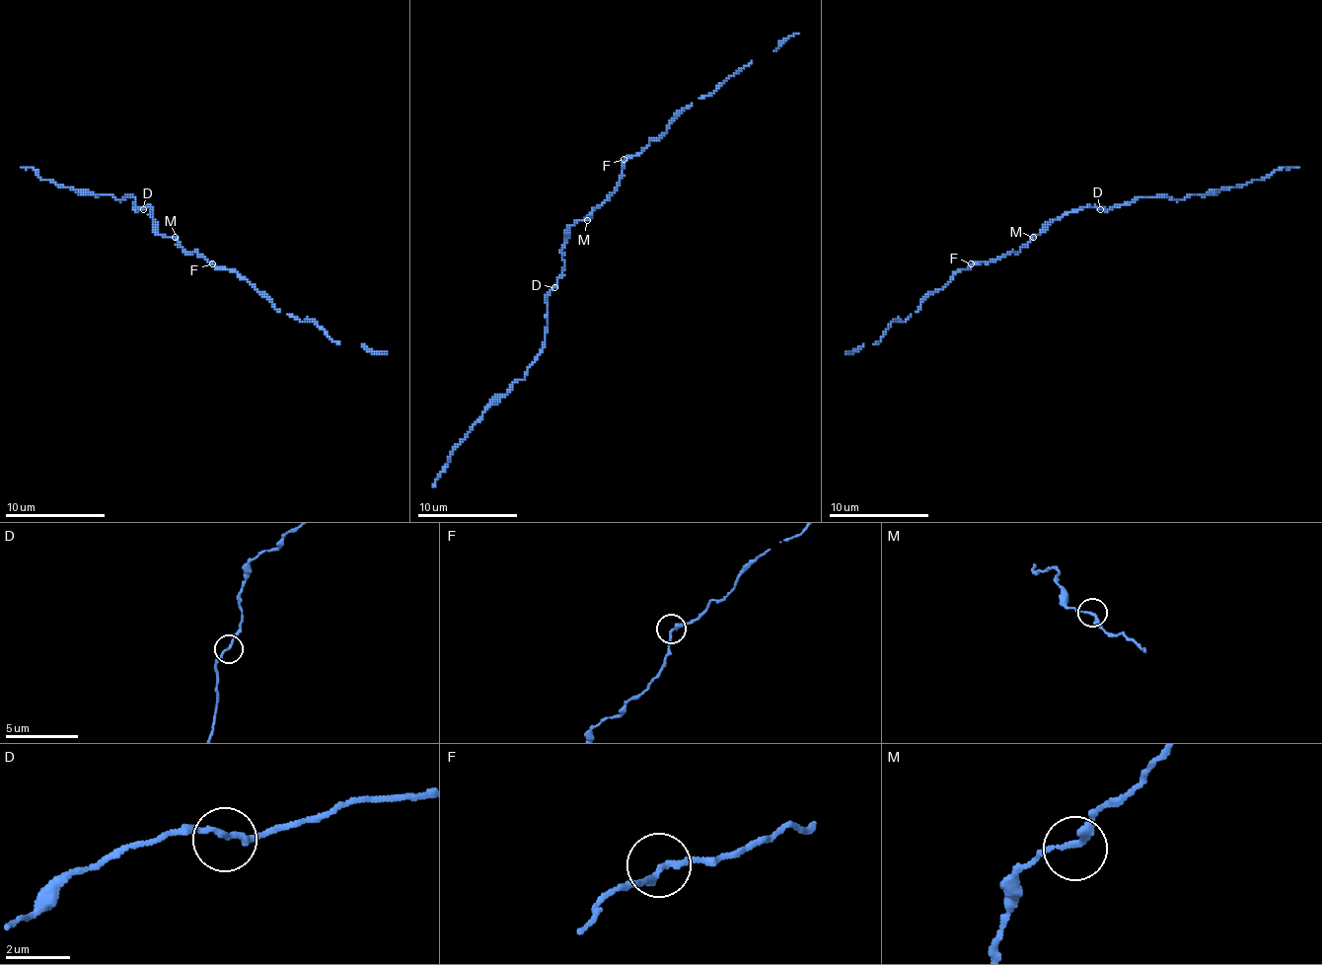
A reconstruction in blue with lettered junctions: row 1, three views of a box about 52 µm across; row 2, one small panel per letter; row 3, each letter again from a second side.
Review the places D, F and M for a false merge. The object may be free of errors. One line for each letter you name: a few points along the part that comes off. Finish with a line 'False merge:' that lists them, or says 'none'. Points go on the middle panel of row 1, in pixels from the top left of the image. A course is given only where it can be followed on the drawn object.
False merge: none

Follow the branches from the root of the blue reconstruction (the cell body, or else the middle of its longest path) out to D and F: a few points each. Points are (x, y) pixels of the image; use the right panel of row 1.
D: (1038, 235), (1055, 219), (1075, 209), (1085, 207), (1100, 209)
F: (1038, 235), (1017, 252), (1007, 252), (992, 261), (971, 264)

